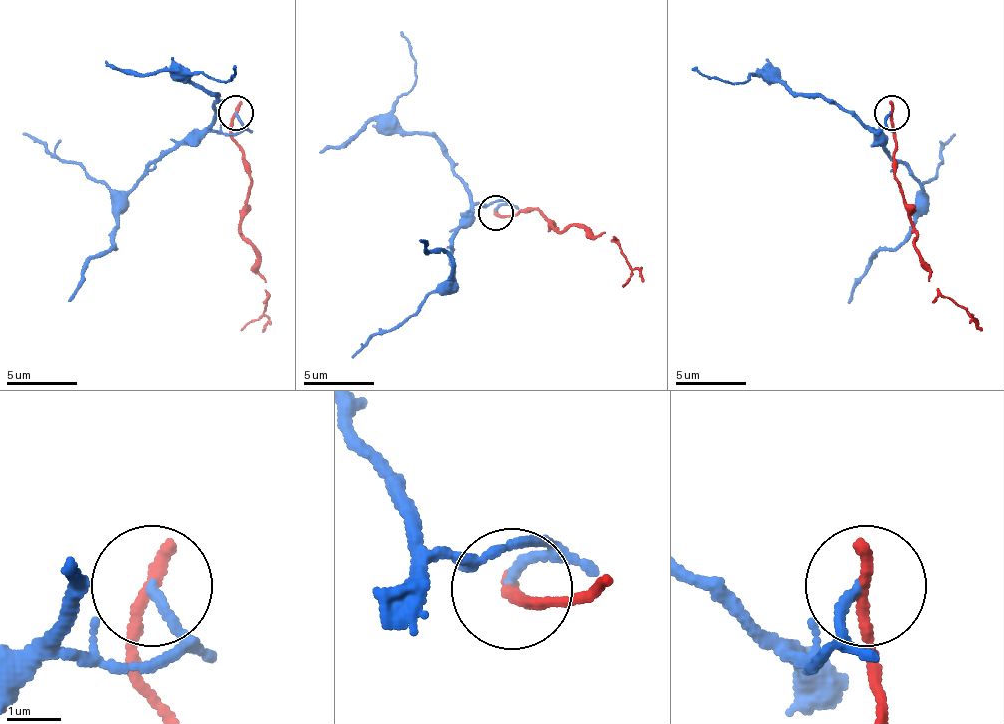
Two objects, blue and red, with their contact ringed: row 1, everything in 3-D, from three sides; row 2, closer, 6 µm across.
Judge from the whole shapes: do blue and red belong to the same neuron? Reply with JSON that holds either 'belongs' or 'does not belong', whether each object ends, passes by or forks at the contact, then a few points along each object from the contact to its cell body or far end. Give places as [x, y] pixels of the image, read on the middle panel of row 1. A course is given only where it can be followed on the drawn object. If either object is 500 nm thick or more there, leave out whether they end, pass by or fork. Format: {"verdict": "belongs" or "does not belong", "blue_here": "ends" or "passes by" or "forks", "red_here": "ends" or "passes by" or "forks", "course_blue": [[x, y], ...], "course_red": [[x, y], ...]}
{"verdict": "does not belong", "blue_here": "ends", "red_here": "ends", "course_blue": [[497, 210], [501, 199], [479, 203], [466, 217], [452, 244], [452, 283], [456, 279], [450, 261], [418, 239]], "course_red": [[497, 213], [533, 209], [555, 226], [584, 226], [598, 237], [606, 233], [632, 272], [622, 286]]}

